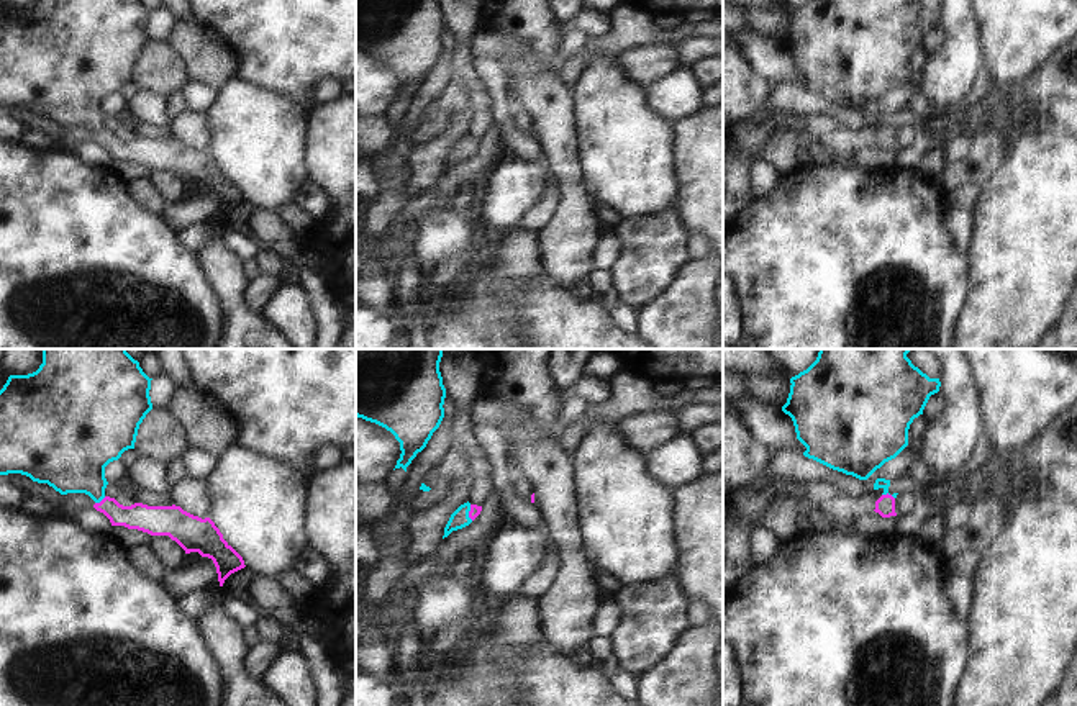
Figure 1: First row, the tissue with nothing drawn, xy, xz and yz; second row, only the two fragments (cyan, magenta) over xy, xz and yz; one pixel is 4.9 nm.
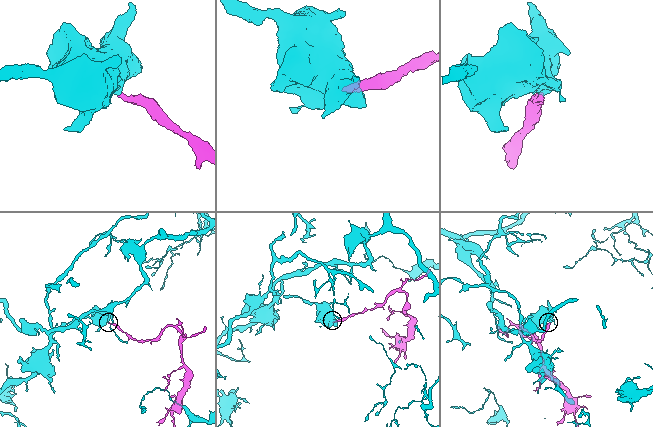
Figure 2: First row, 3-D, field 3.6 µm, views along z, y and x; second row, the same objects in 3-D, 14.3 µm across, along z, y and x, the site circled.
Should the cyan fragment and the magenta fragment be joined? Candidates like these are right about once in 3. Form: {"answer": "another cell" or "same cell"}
{"answer": "same cell"}

